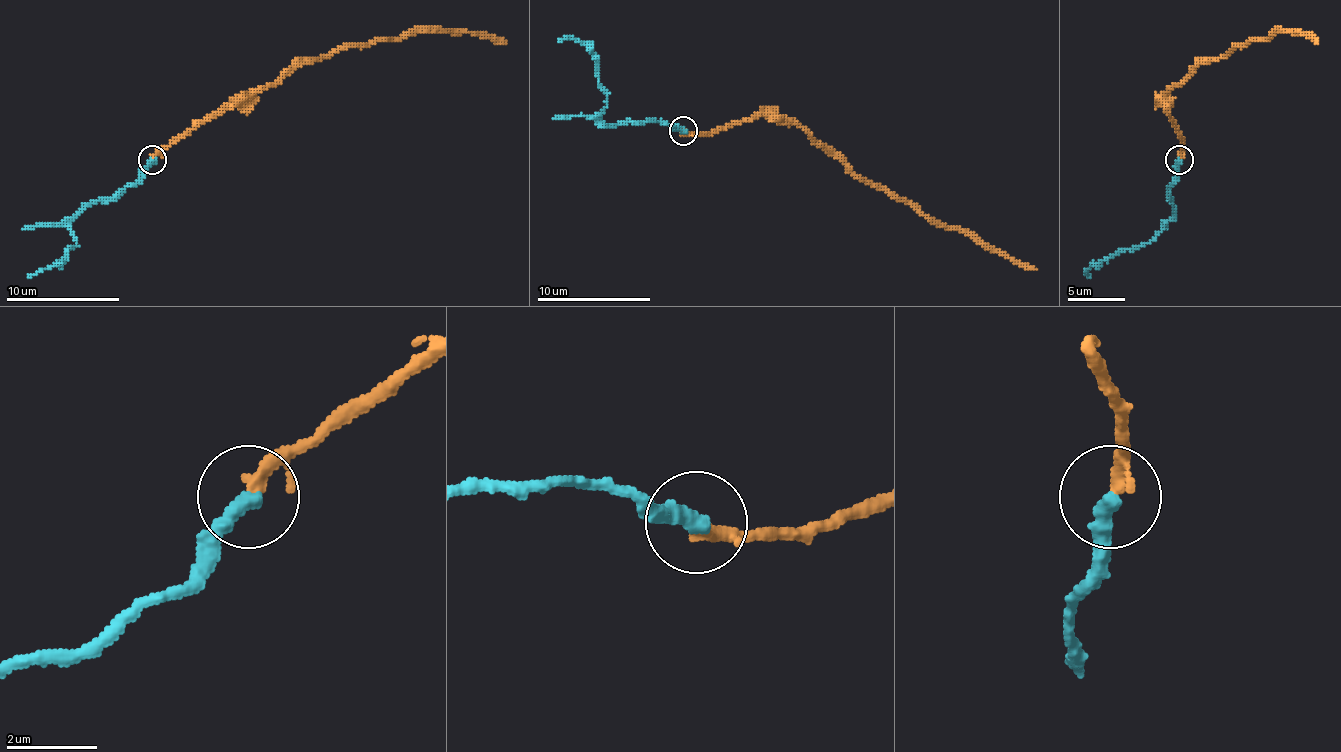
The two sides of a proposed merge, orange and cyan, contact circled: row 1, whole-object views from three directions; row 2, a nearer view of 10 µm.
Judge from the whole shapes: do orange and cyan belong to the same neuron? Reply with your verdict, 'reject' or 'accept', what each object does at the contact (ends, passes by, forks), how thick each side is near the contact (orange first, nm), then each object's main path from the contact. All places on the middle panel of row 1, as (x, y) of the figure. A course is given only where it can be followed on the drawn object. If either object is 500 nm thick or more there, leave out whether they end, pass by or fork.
accept; orange passes by; cyan ends; calibres 220 and 400 nm; course orange (683, 130), (718, 133), (763, 115), (780, 115), (829, 147), (857, 175), (1036, 269); course cyan (683, 130), (672, 130), (664, 121), (607, 124), (598, 115), (607, 98), (590, 50), (572, 39), (558, 41)

